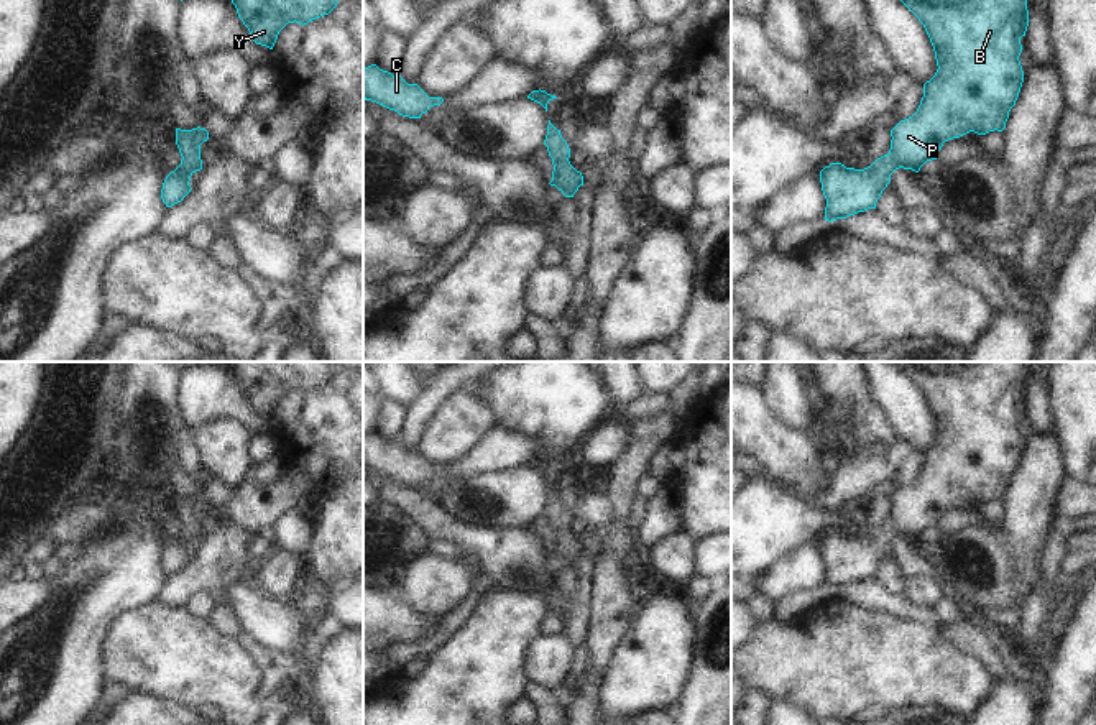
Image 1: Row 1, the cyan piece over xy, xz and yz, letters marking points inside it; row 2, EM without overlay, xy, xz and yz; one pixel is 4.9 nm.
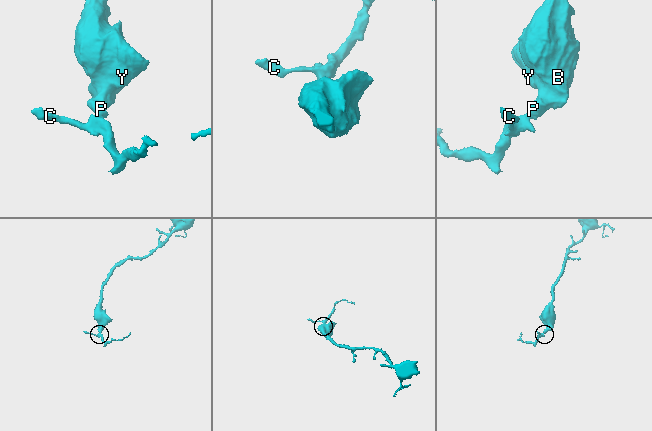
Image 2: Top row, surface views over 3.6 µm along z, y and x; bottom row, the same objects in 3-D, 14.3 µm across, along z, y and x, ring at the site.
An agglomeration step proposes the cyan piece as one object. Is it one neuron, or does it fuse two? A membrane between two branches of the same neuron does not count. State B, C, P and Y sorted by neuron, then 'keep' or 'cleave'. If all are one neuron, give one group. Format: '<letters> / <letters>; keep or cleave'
B C P Y; keep

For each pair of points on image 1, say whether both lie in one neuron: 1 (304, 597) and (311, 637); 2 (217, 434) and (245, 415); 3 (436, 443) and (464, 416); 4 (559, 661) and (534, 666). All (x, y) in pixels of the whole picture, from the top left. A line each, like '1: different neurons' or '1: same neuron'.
1: different neurons
2: different neurons
3: same neuron
4: same neuron

